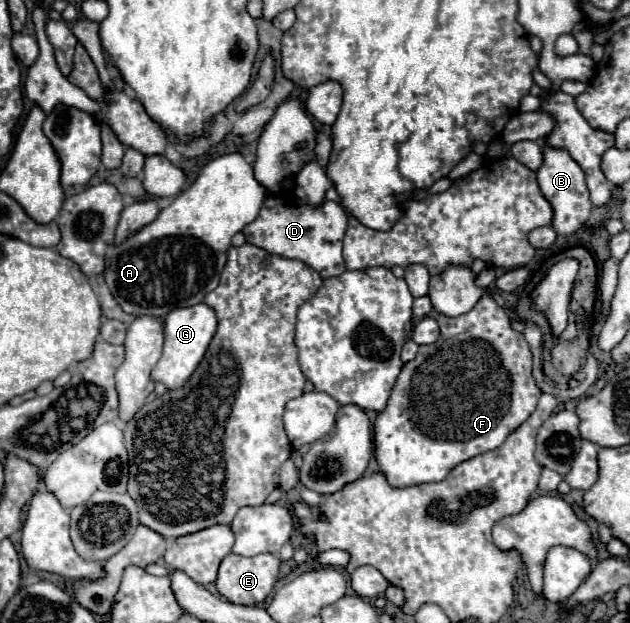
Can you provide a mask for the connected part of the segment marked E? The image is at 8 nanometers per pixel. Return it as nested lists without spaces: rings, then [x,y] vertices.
[[[227,555],[221,565],[215,579],[217,591],[231,603],[237,605],[259,605],[267,599],[267,595],[273,591],[273,583],[279,577],[279,559],[273,555],[253,555],[253,557],[241,557],[241,555]]]

